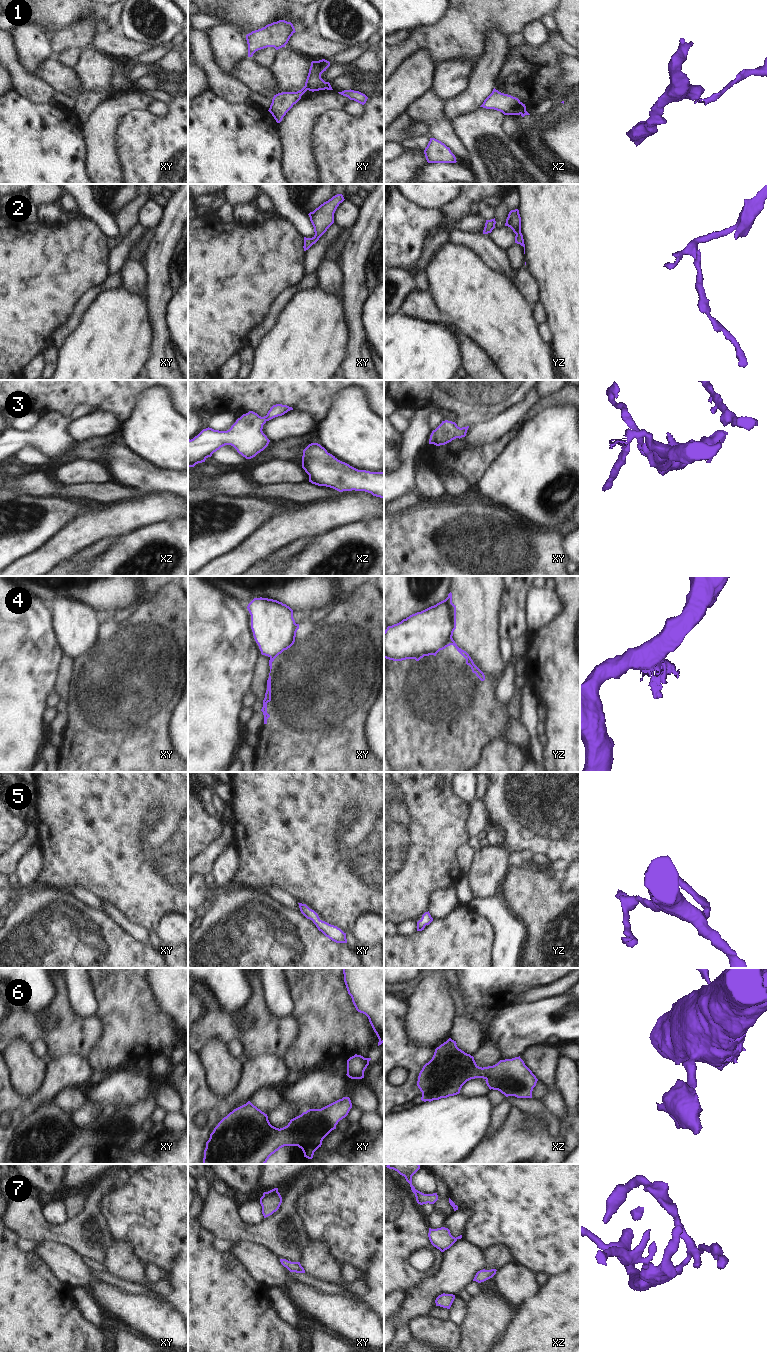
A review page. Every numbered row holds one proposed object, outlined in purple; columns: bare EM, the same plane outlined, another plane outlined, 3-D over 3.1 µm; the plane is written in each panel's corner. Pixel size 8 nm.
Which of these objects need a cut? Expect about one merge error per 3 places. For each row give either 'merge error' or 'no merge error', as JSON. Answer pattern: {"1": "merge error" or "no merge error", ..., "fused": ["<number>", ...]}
{"1": "merge error", "2": "no merge error", "3": "no merge error", "4": "merge error", "5": "no merge error", "6": "no merge error", "7": "no merge error", "fused": ["1", "4"]}

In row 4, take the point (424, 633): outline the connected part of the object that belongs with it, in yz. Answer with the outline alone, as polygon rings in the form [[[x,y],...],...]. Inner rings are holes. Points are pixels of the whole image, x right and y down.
[[[452,593],[421,612],[410,615],[384,631],[384,658],[393,661],[437,654],[456,629]]]

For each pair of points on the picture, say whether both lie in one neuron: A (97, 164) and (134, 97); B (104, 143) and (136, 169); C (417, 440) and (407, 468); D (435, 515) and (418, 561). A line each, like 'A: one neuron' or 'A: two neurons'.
A: one neuron
B: two neurons
C: one neuron
D: one neuron

